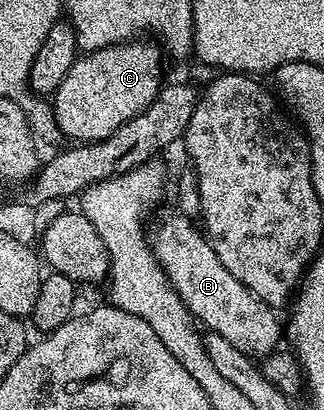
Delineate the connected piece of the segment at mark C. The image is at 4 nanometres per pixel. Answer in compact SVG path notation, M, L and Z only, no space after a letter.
M138 38L126 43L115 43L97 51L81 54L74 61L74 65L70 65L70 73L66 73L62 85L58 85L56 94L50 99L56 124L65 140L87 145L96 143L99 139L110 137L119 127L126 125L126 121L142 114L158 97L160 88L165 82L164 63L160 60L162 51L155 42L152 42L153 44L144 42L152 41Z

